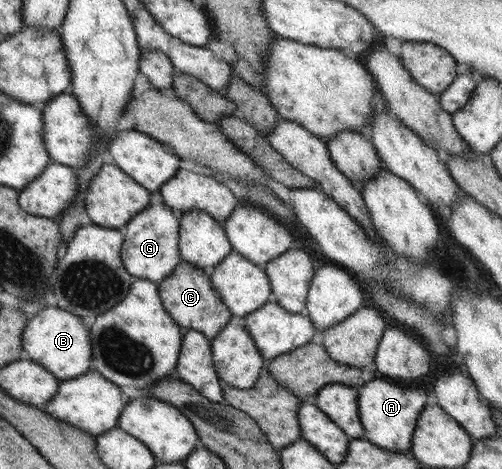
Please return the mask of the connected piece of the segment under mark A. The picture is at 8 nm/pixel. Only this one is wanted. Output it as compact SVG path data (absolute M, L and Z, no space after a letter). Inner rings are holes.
M375 375L368 377L359 392L359 414L370 443L392 453L410 452L414 446L414 436L420 413L432 402L432 395L424 386L402 385Z

